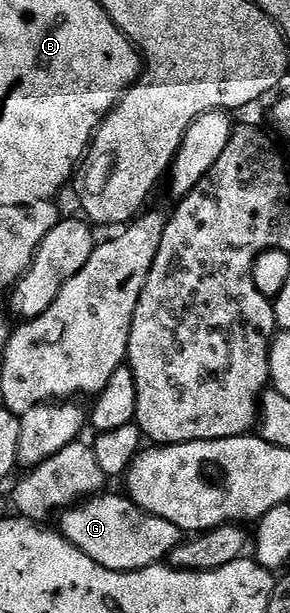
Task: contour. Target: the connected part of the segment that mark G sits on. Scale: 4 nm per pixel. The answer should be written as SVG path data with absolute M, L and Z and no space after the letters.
M111 492L100 493L94 497L83 500L80 504L66 509L60 515L61 525L59 530L66 540L72 542L77 549L83 550L92 561L116 572L134 572L143 570L152 564L160 564L179 546L183 539L180 528L176 528L167 518L159 518L155 514L147 514L141 507L129 499L128 495L111 494Z

